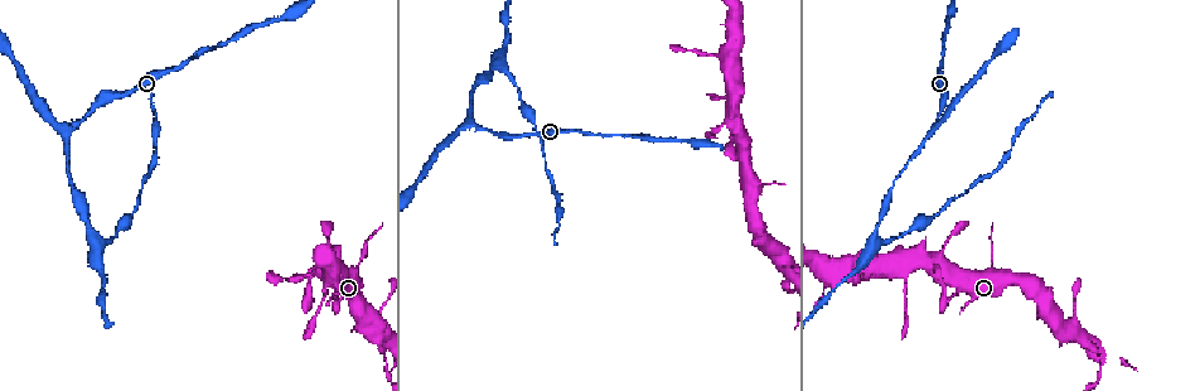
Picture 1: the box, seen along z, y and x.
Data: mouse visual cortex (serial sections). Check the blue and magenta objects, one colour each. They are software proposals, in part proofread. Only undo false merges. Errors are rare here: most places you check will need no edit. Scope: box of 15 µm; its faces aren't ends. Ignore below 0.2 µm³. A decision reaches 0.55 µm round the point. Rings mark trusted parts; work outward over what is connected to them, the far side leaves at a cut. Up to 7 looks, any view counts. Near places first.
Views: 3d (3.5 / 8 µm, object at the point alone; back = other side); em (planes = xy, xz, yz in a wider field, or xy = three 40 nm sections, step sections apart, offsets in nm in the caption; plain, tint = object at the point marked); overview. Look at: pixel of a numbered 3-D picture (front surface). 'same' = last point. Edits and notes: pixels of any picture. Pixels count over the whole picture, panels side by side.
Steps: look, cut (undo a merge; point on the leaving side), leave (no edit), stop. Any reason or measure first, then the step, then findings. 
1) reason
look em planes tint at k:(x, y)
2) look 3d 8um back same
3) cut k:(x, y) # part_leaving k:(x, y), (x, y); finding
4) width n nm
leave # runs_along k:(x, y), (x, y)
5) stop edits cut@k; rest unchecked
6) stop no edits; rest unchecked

three-way junction
look 3d 8um at 1:(479, 125)

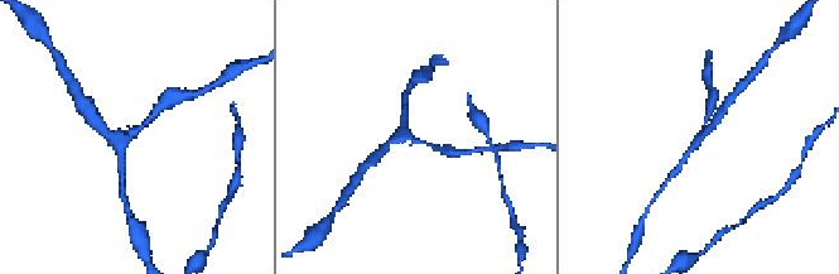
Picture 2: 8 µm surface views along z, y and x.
closer look
look 3d 3.5um at 2:(411, 142)

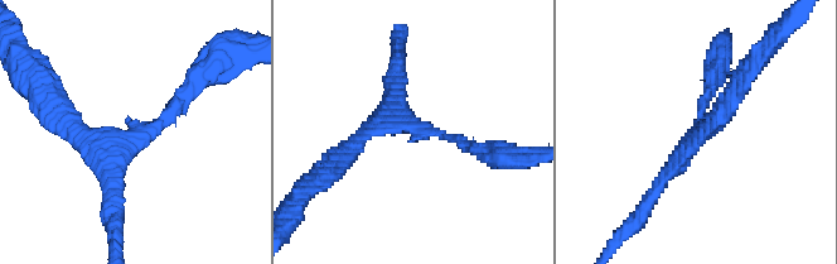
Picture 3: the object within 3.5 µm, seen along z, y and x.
arm_widths 150, 200, 200 nm
leave # runs_along 3:(193, 89), (111, 167), (111, 209); all the same cell

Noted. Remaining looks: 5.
look 3d 3.5um at 1:(877, 244)

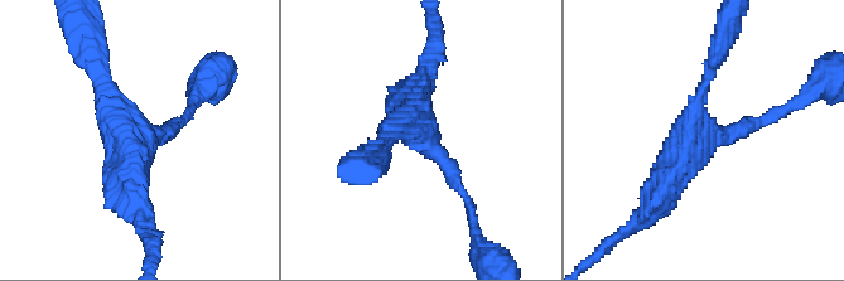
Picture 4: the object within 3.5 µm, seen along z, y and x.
arms 3; arm_widths 150, 200, 450 nm; need the tissue
look em planes tint at 4:(137, 137)

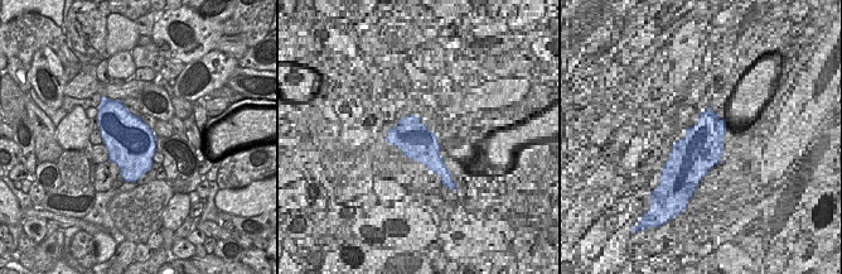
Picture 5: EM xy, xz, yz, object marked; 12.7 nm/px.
width 650 nm
leave # runs_along 4:(96, 68), (135, 137), (182, 122); one cell here

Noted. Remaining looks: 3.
look 3d 3.5um at 1:(784, 266)

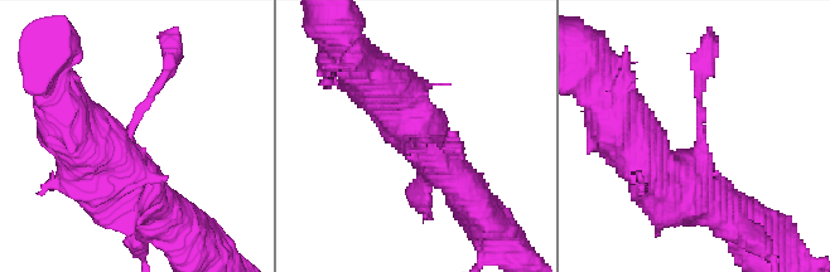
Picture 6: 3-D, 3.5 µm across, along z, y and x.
look em xy step 1 tint at 6:(411, 141)

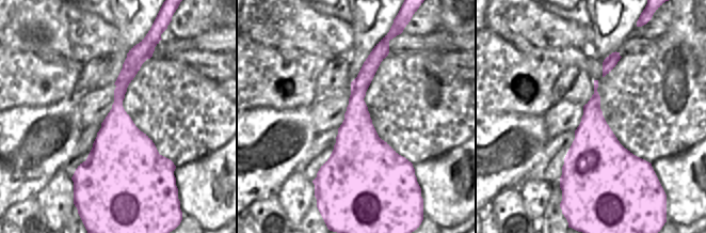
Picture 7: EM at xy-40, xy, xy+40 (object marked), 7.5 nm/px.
leave # runs_along 6:(358, 68), (452, 174); continuous, no second cell

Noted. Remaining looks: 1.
stop no edits; rest unchecked

